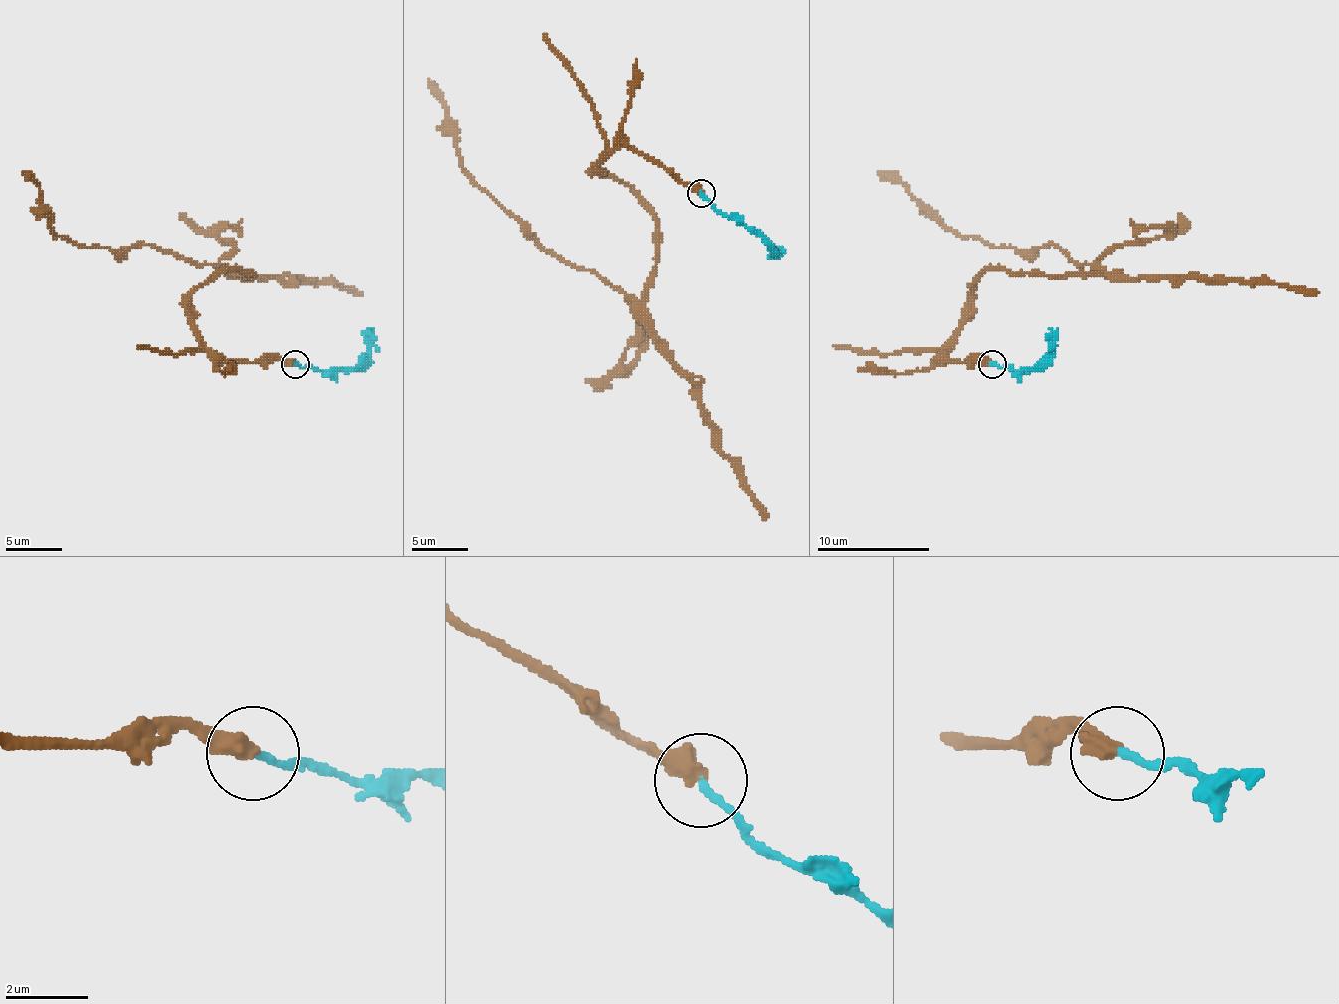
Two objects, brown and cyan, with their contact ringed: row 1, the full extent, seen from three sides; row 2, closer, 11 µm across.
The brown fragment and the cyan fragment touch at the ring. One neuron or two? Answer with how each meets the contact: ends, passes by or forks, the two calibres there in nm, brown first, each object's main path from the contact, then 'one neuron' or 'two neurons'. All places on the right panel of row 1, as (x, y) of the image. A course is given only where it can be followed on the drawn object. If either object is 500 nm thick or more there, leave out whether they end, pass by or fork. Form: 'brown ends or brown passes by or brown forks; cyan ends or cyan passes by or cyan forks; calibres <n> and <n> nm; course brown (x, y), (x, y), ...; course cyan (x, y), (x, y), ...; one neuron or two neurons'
brown ends; cyan ends; calibres 480 and 200 nm; course brown (993, 365), (953, 362), (945, 354), (987, 269), (1099, 275), (1057, 244), (1032, 250), (953, 233), (878, 171); course cyan (993, 365), (1012, 371), (1032, 371), (1054, 351), (1057, 328); one neuron

